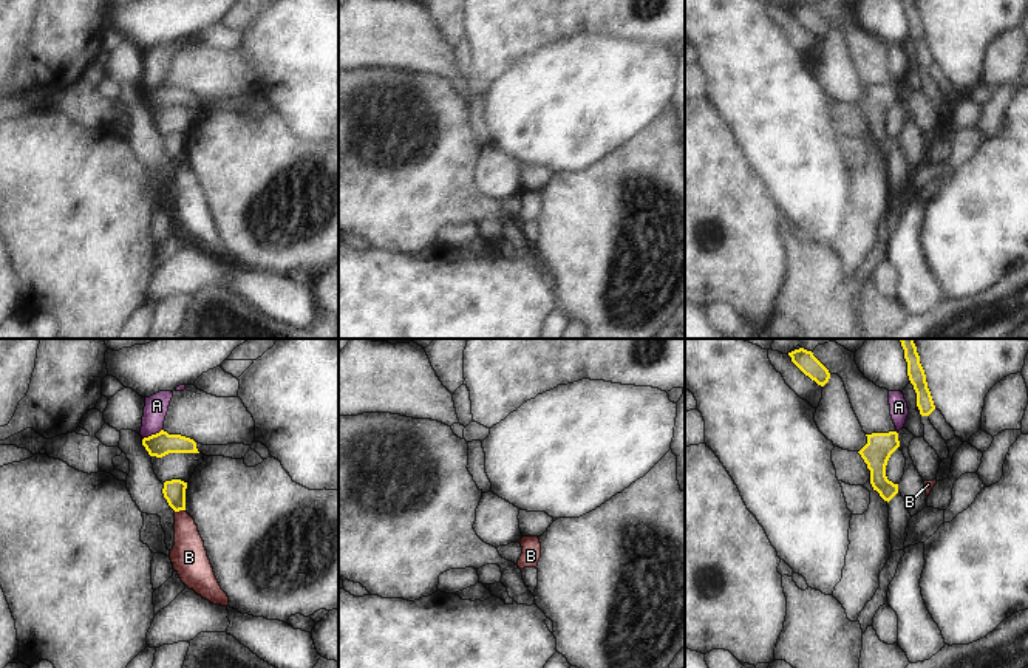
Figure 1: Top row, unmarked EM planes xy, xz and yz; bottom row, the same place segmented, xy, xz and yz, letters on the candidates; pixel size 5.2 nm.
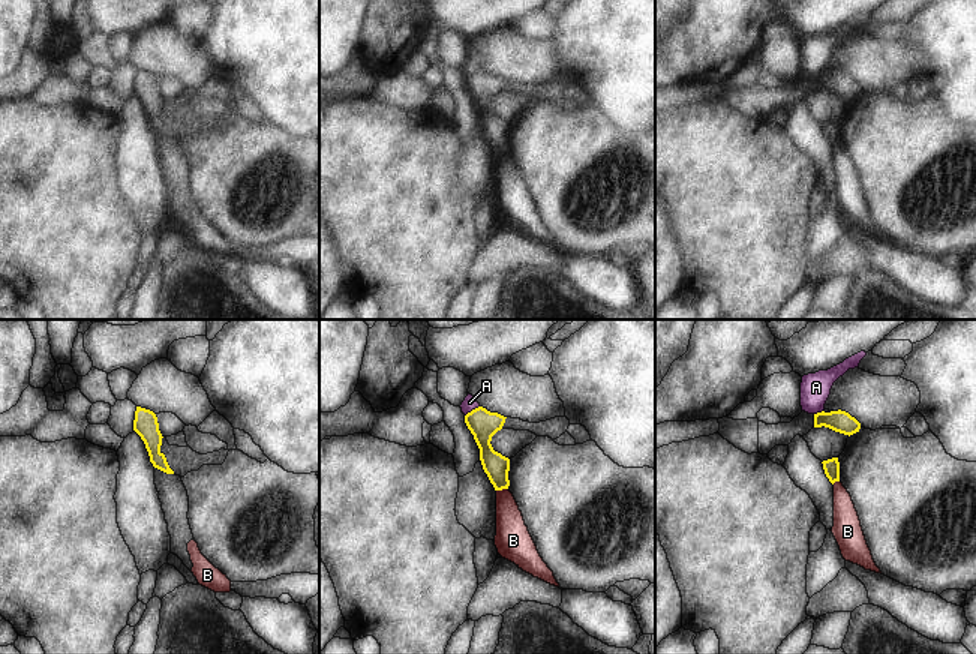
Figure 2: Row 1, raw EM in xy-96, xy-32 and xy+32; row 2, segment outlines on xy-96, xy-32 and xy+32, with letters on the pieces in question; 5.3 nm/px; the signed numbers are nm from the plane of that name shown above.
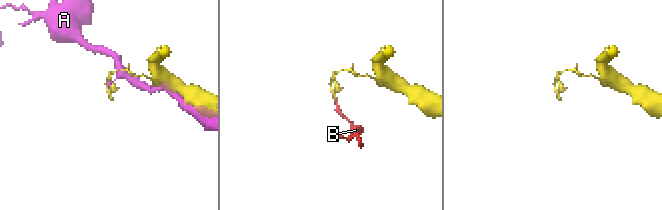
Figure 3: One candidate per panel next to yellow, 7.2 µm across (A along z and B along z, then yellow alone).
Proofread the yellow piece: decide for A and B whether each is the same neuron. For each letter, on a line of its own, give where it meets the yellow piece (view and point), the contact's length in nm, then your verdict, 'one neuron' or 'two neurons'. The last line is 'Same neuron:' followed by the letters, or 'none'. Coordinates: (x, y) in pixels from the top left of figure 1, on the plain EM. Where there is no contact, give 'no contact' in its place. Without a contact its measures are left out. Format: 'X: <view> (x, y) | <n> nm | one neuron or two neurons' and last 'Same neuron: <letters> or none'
A: xy (153, 88) | 120 nm | two neurons
B: xy (180, 163) | 60 nm | two neurons
Same neuron: none

